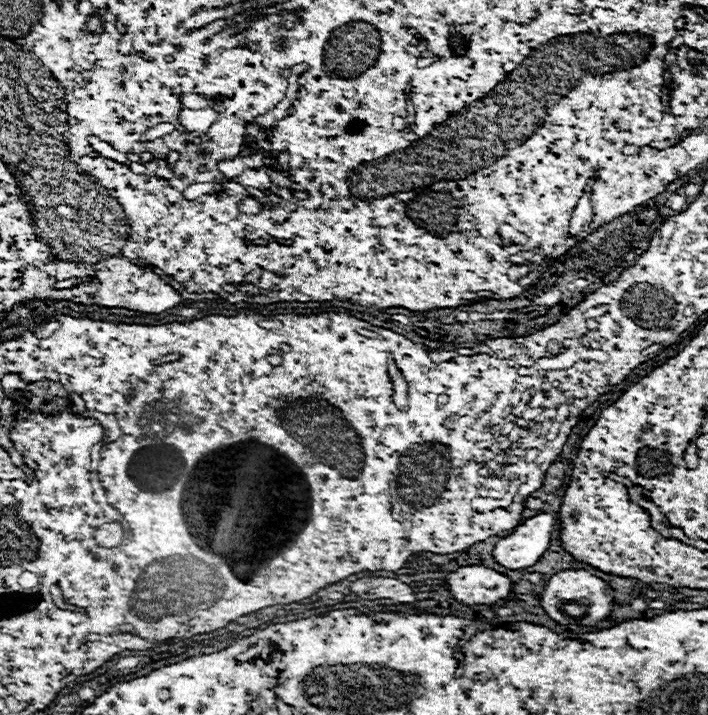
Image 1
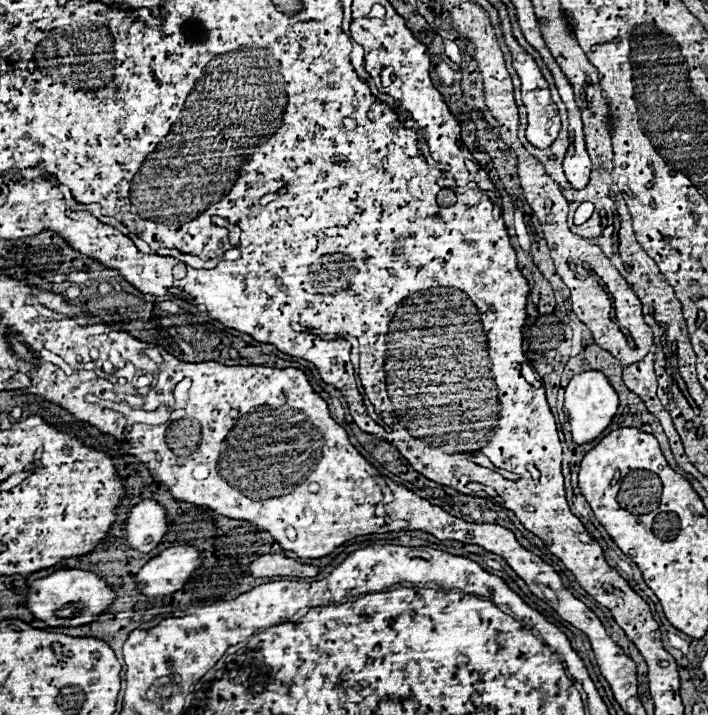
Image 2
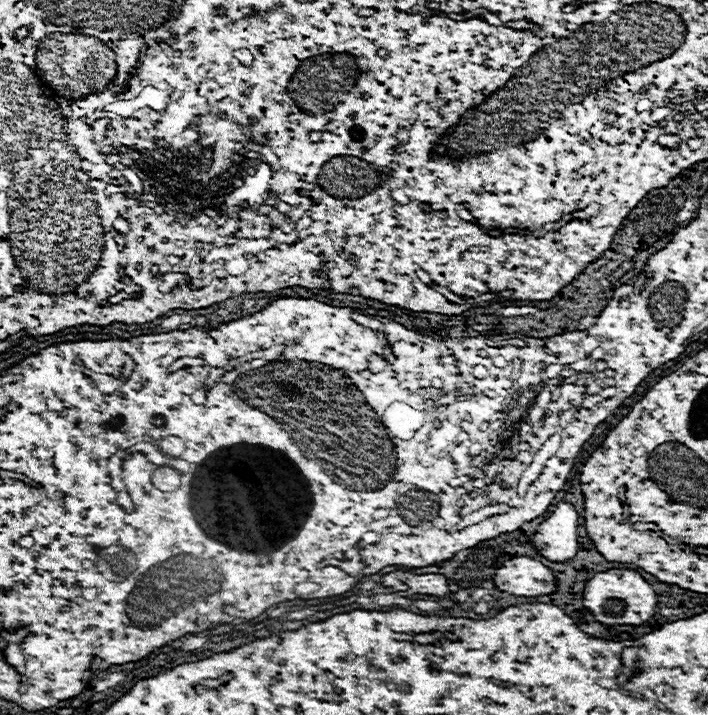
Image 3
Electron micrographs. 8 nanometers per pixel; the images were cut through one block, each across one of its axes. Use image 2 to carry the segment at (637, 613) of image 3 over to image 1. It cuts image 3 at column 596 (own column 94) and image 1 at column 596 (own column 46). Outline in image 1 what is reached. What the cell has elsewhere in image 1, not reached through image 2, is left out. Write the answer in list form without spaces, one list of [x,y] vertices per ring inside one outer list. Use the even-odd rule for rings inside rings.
[[[562,570],[562,572],[554,574],[548,580],[548,584],[544,586],[544,590],[540,594],[540,600],[542,600],[542,608],[546,610],[546,614],[552,620],[556,620],[558,624],[578,624],[578,626],[594,626],[598,622],[604,622],[612,614],[614,604],[616,604],[614,602],[614,590],[602,578],[596,578],[586,570]],[[570,602],[586,606],[588,608],[586,616],[582,616],[582,618],[568,616],[562,606],[566,606]]]

